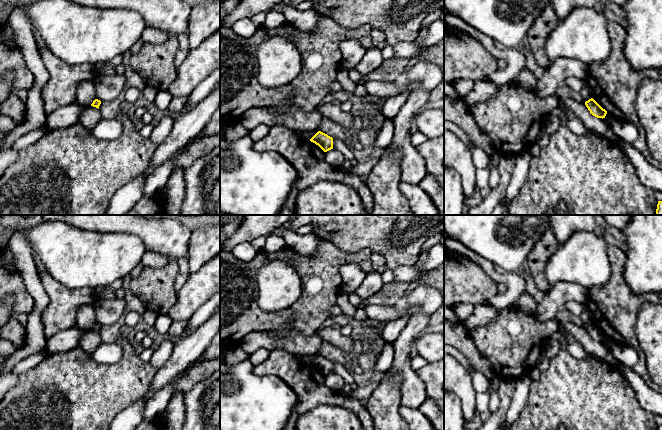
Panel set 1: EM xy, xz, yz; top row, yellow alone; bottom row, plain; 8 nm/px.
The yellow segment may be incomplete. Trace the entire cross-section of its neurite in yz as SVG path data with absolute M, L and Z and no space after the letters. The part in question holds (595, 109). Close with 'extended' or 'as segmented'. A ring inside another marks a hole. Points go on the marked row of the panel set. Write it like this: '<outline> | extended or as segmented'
M593 98L585 102L590 113L597 118L605 118L607 111L603 109Z | as segmented

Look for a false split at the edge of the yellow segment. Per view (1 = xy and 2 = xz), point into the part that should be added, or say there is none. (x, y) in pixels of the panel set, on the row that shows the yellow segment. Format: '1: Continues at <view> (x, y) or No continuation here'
1: No continuation here
2: No continuation here

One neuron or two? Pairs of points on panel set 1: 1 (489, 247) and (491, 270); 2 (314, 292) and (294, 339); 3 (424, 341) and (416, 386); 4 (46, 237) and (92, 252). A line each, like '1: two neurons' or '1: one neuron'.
1: two neurons
2: two neurons
3: two neurons
4: one neuron

